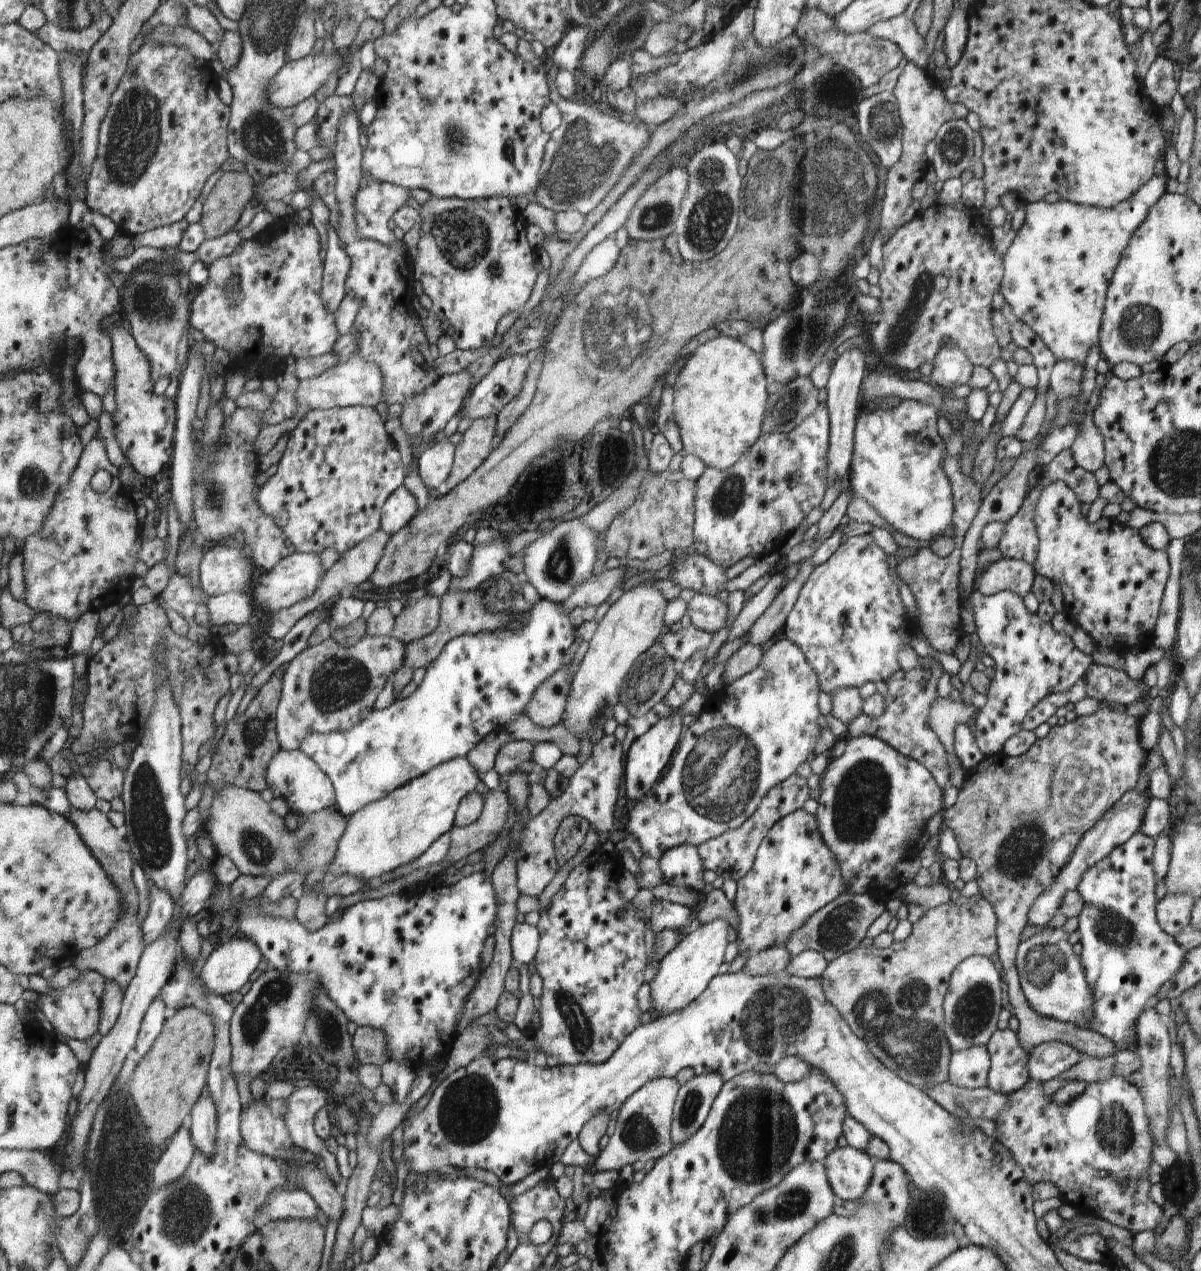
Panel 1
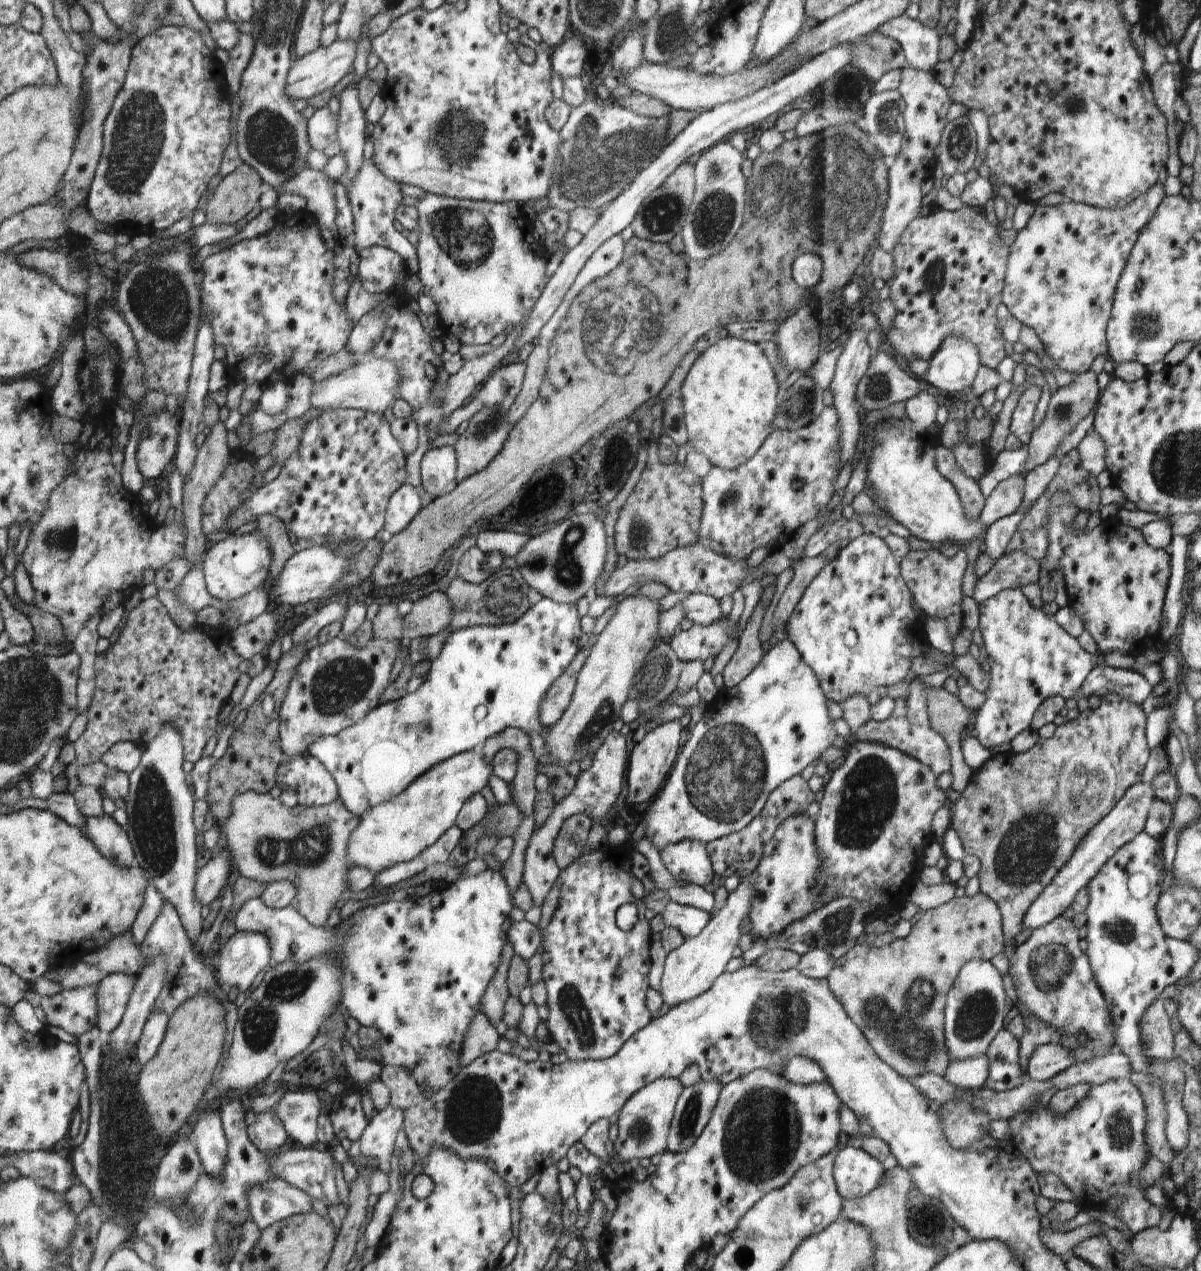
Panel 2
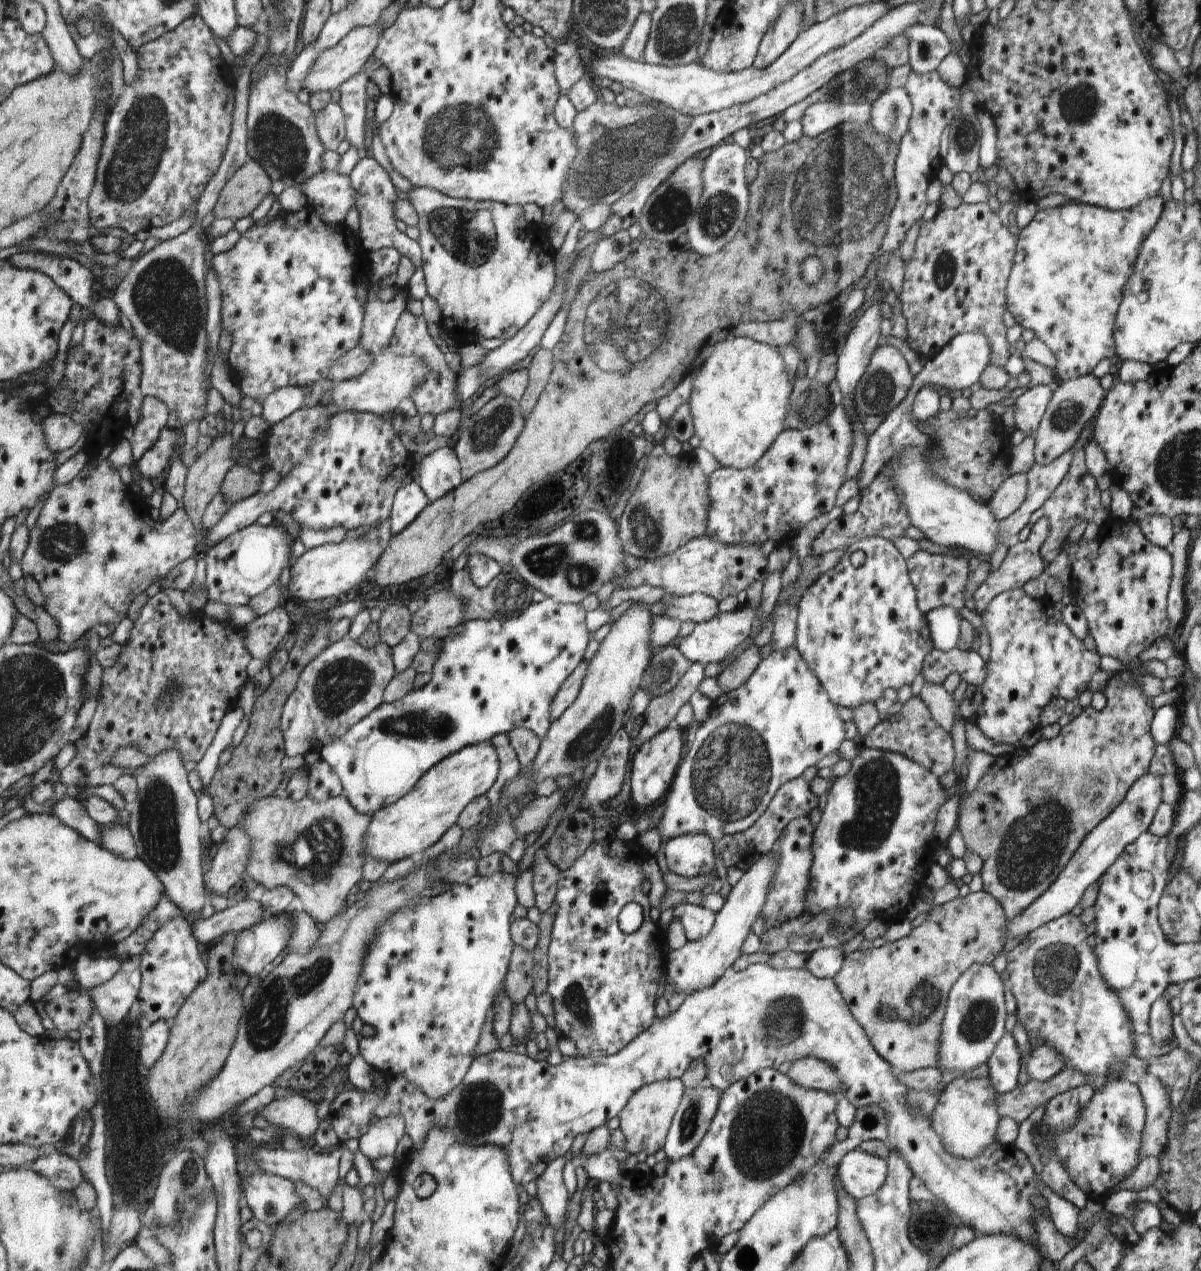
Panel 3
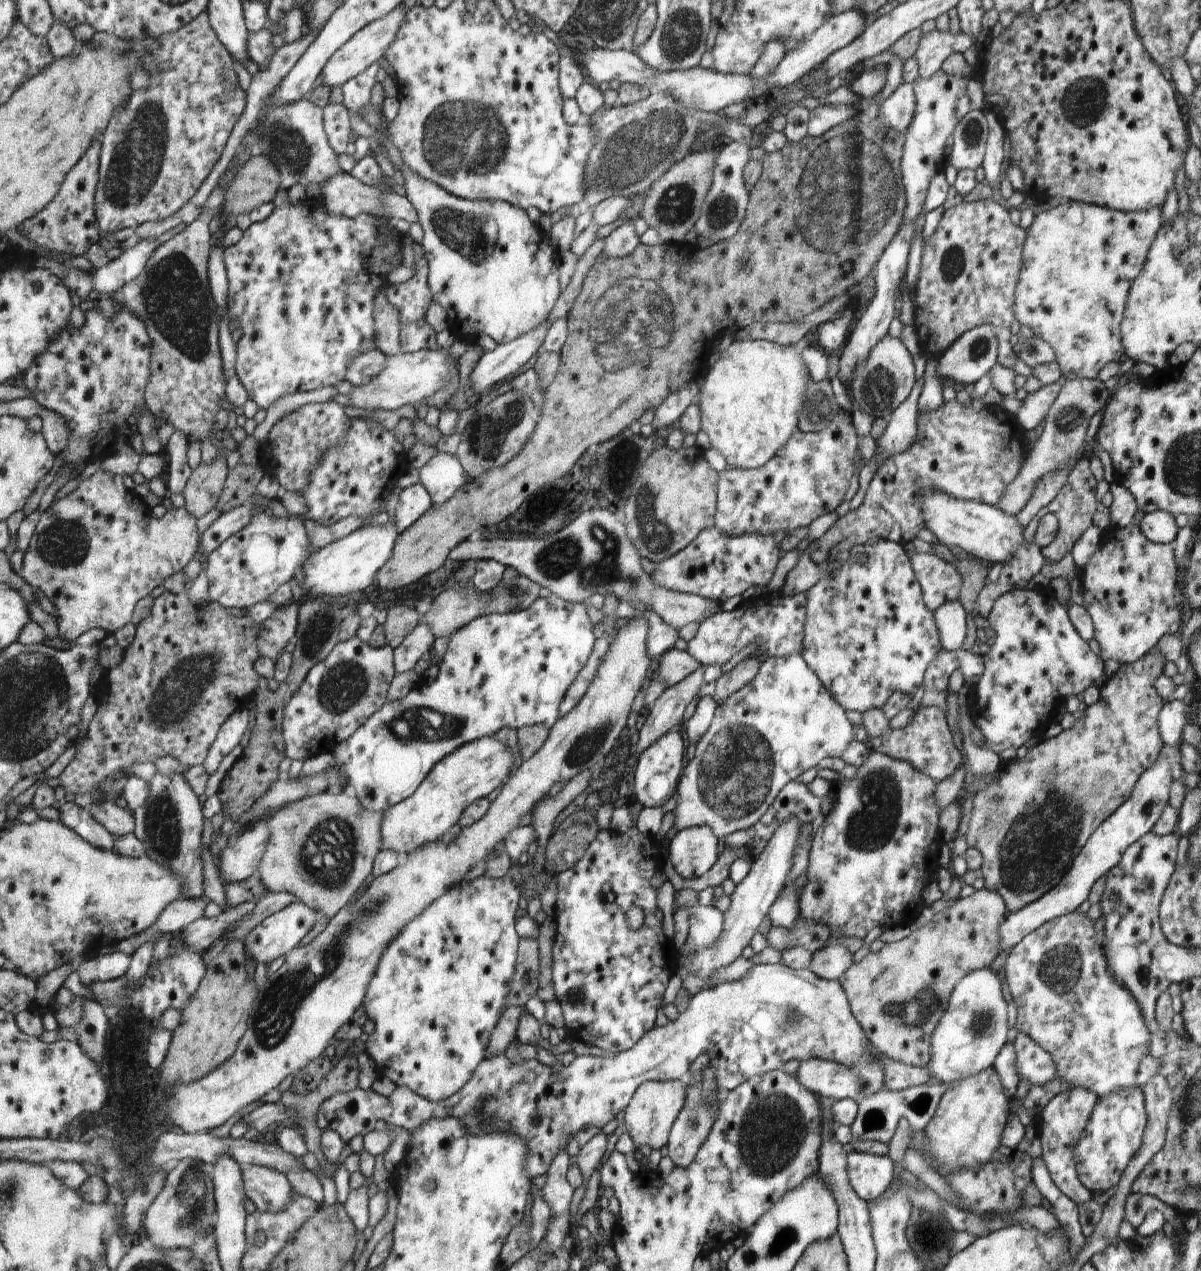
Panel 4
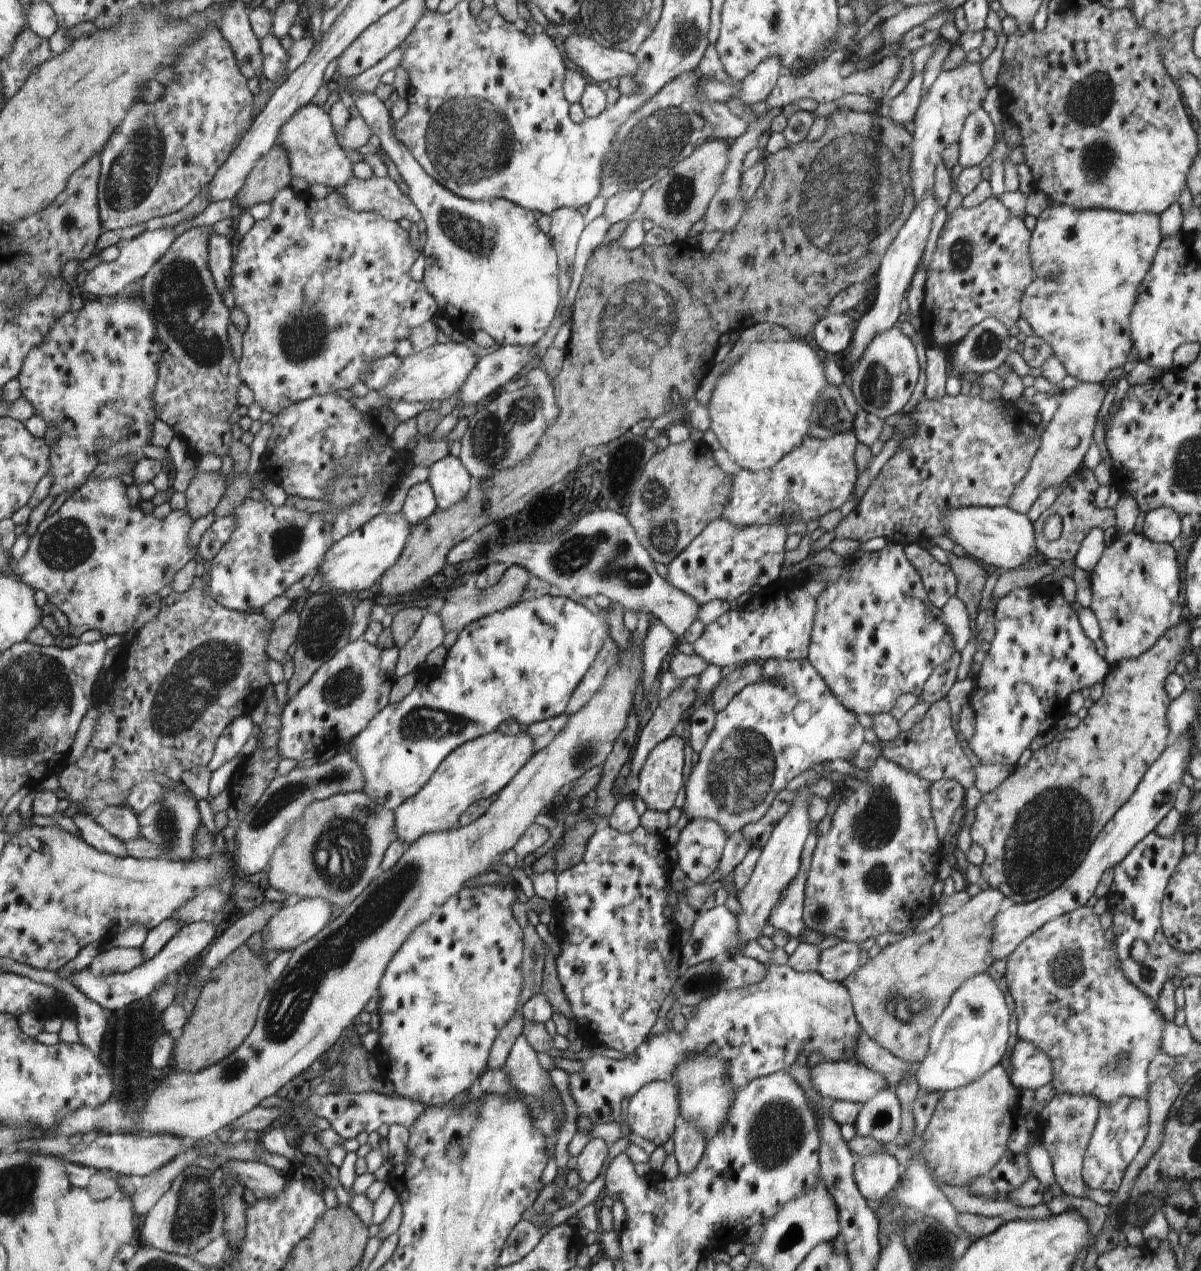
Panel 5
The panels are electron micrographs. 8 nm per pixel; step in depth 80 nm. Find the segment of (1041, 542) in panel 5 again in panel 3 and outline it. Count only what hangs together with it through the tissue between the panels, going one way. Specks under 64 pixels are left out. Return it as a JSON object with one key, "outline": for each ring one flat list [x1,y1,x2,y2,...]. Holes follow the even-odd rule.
{"outline":[[1082,449,1074,452,1068,472,1062,479,1062,482,1052,491,1048,500,1032,513,1028,524,1018,533,1020,541,1024,542,1028,538,1031,526,1034,526,1034,523,1042,517,1046,517,1049,522,1049,533,1039,548,1041,557,1046,564,1054,560,1056,555,1062,552,1062,548,1064,548,1064,544,1068,540,1070,529,1075,524,1086,520,1088,523,1096,523,1098,526,1102,526,1104,522,1112,521,1108,510,1102,506,1101,490,1097,487,1097,479,1092,478,1086,468,1084,451]]}

